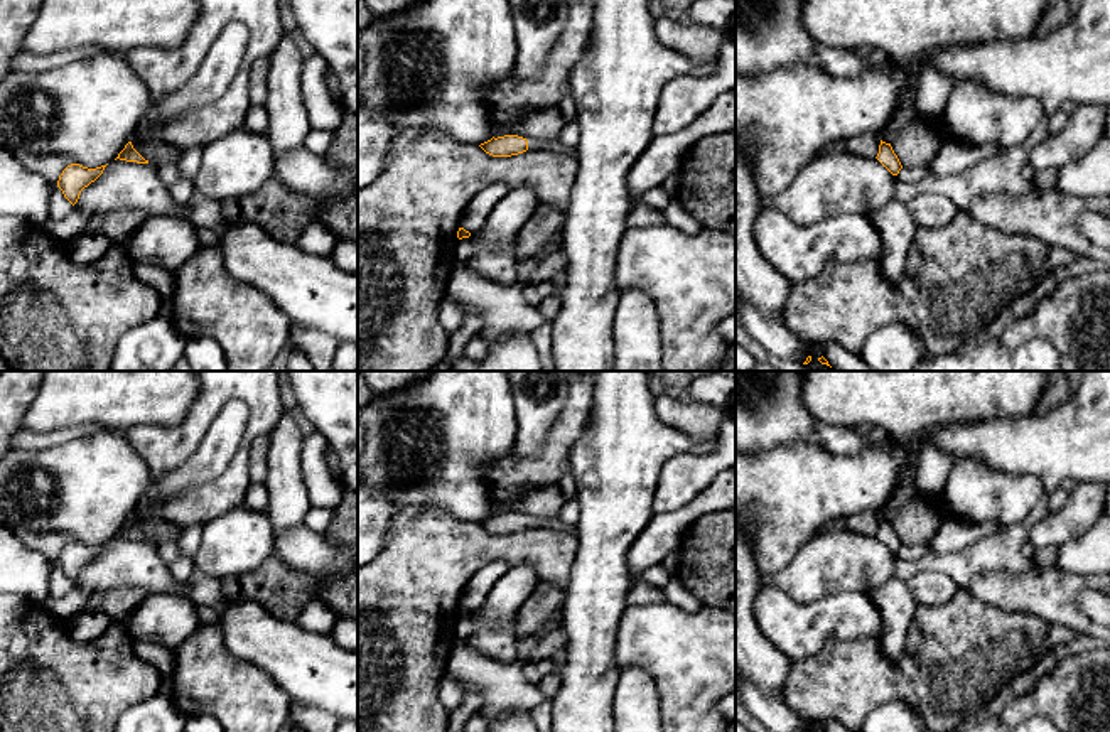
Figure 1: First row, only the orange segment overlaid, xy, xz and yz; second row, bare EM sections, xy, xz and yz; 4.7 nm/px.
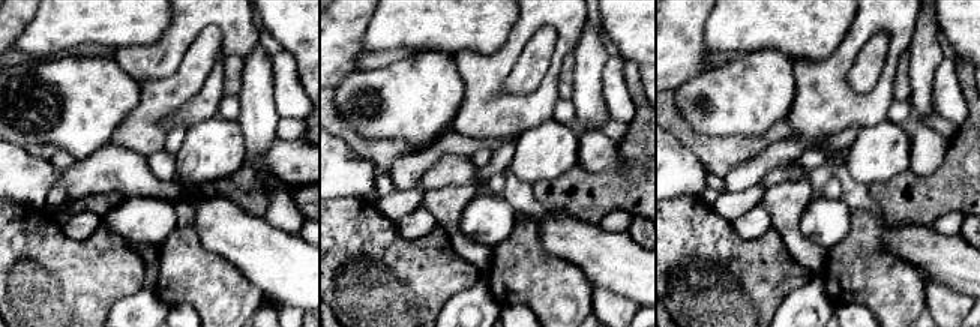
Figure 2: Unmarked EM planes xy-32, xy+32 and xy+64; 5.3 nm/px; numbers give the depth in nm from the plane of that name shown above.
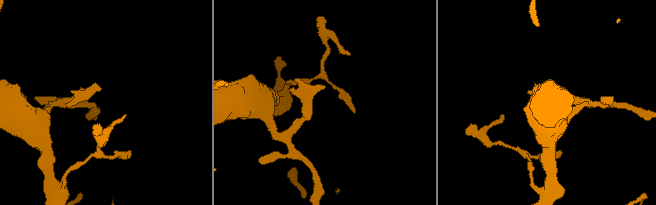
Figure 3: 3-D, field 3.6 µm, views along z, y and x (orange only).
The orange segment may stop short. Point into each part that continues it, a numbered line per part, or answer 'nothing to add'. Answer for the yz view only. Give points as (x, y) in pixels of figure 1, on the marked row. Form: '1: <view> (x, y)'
nothing to add

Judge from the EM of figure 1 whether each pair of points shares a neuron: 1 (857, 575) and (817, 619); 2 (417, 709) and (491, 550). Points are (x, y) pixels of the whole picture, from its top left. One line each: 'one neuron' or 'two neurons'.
1: two neurons
2: one neuron

